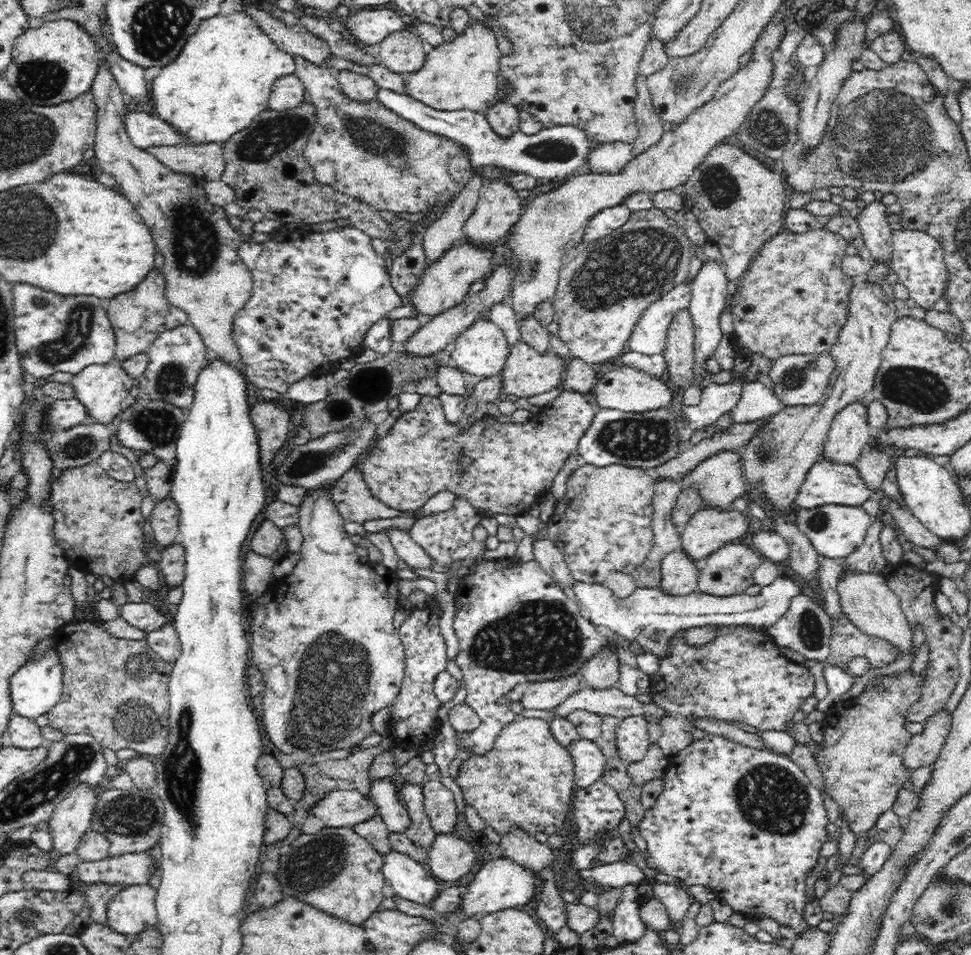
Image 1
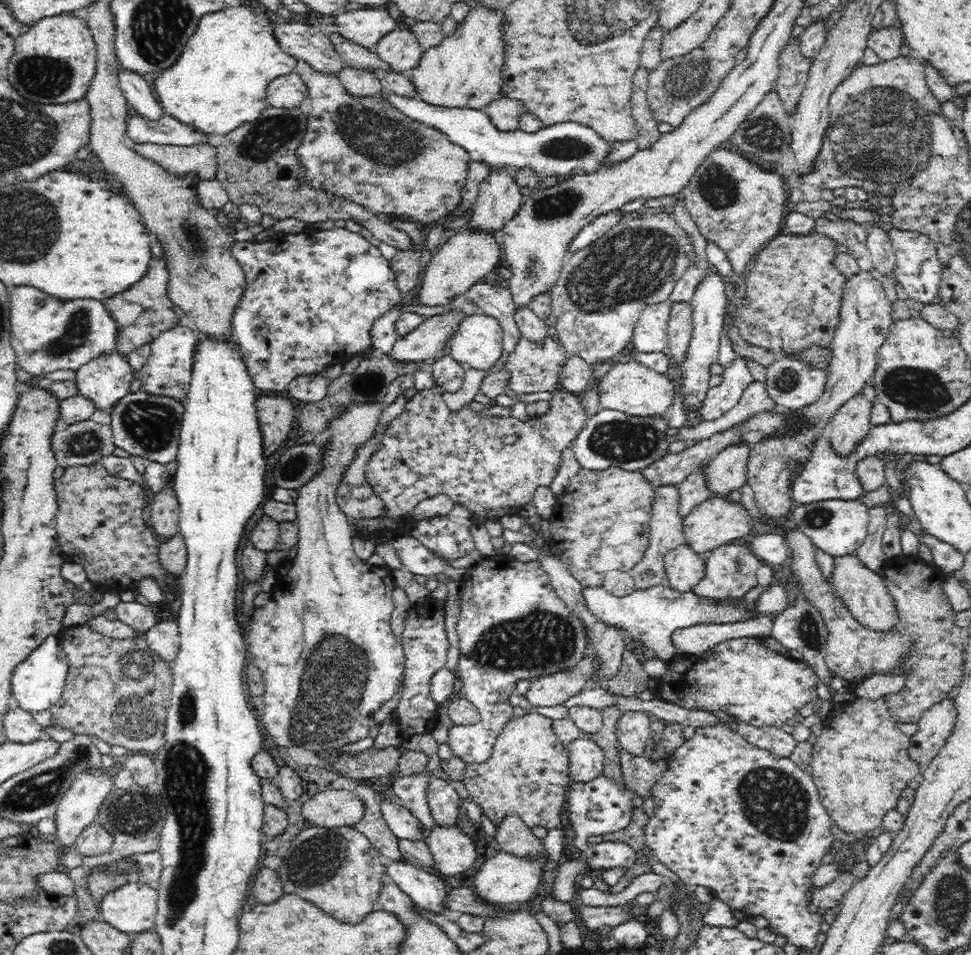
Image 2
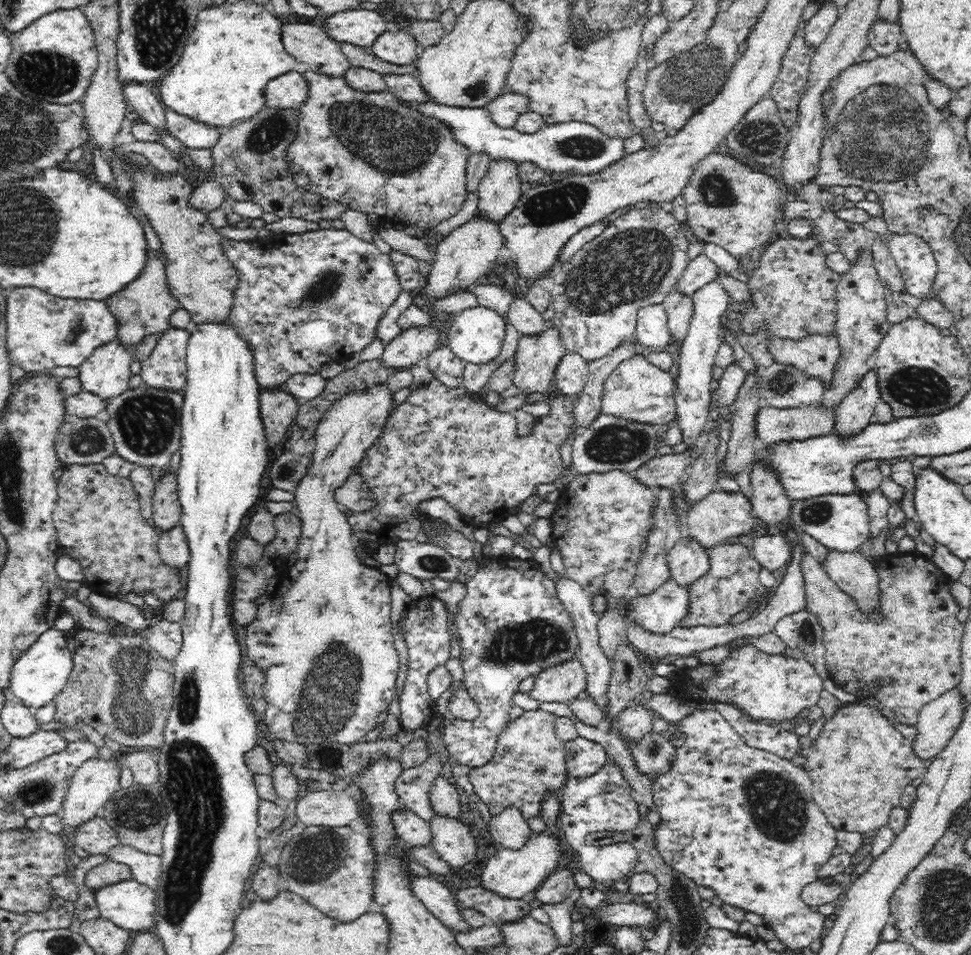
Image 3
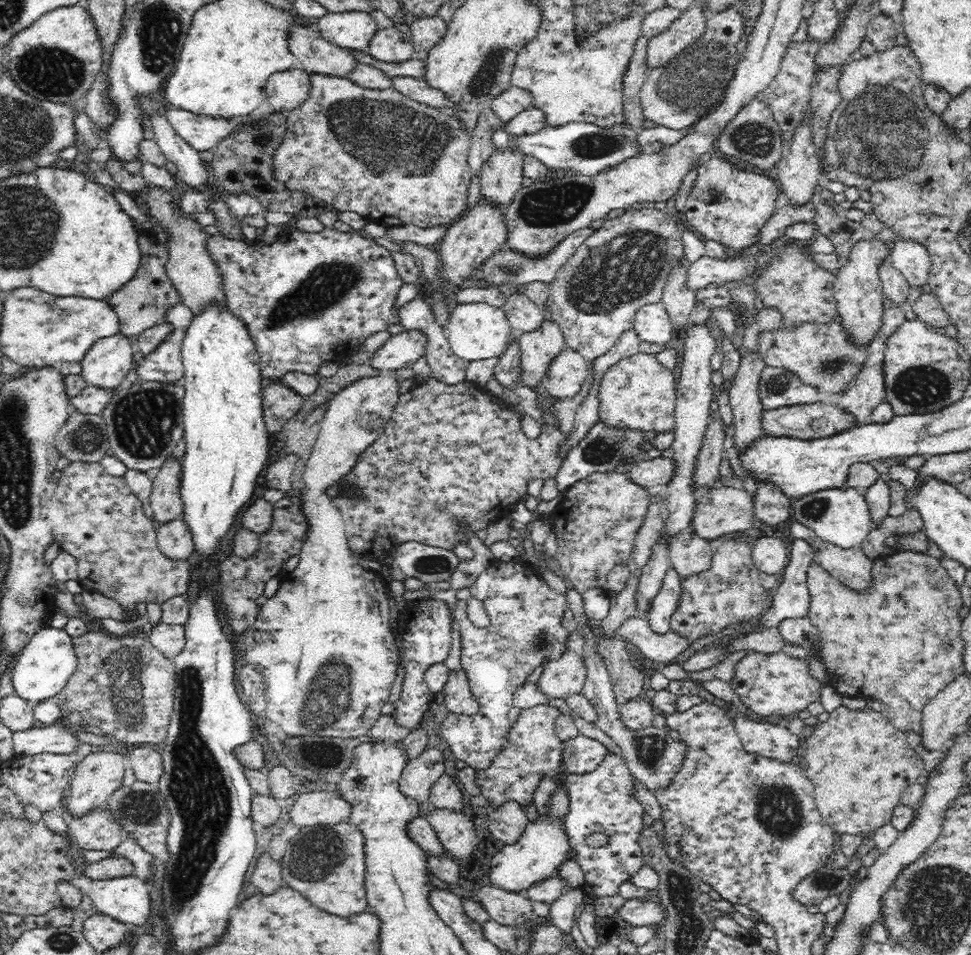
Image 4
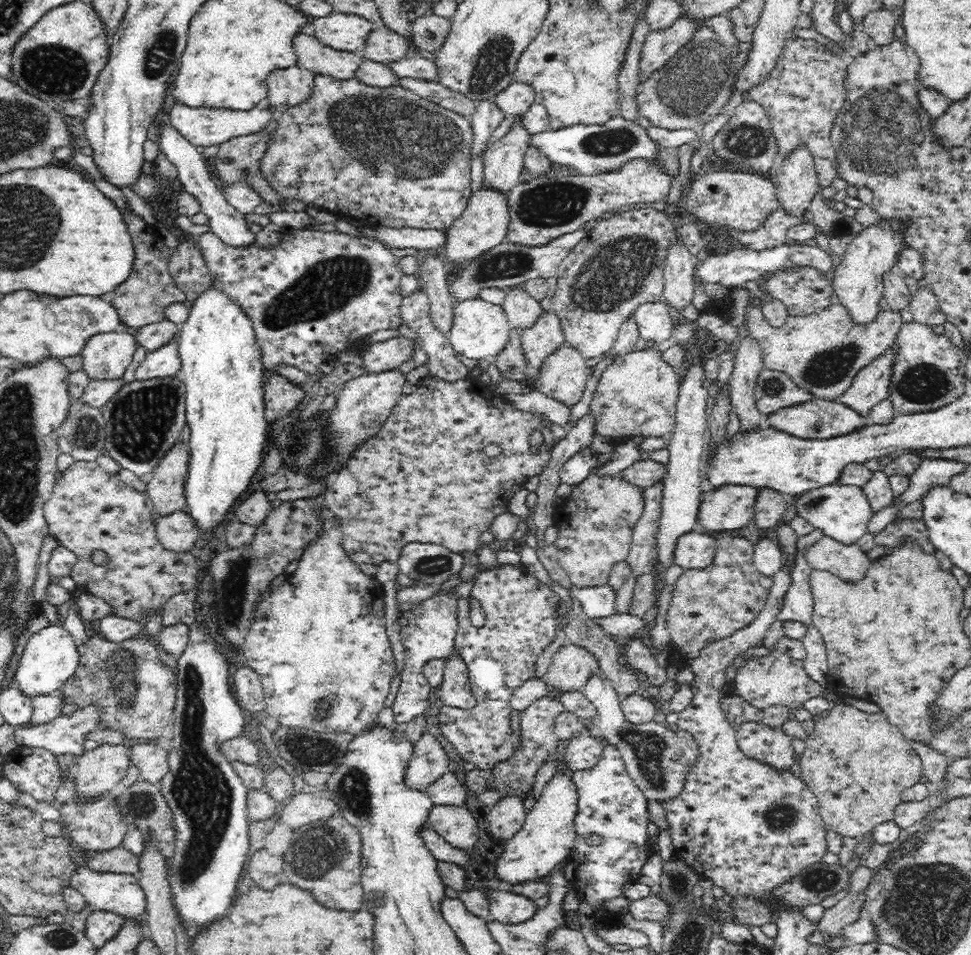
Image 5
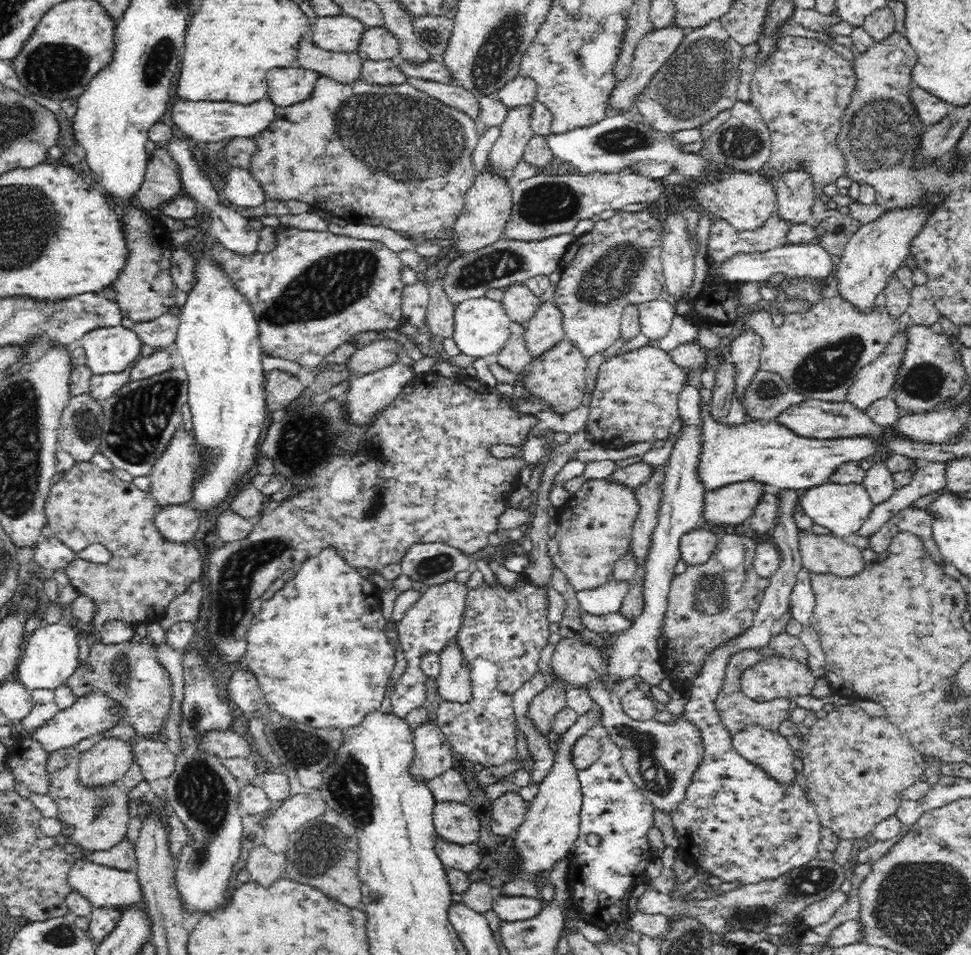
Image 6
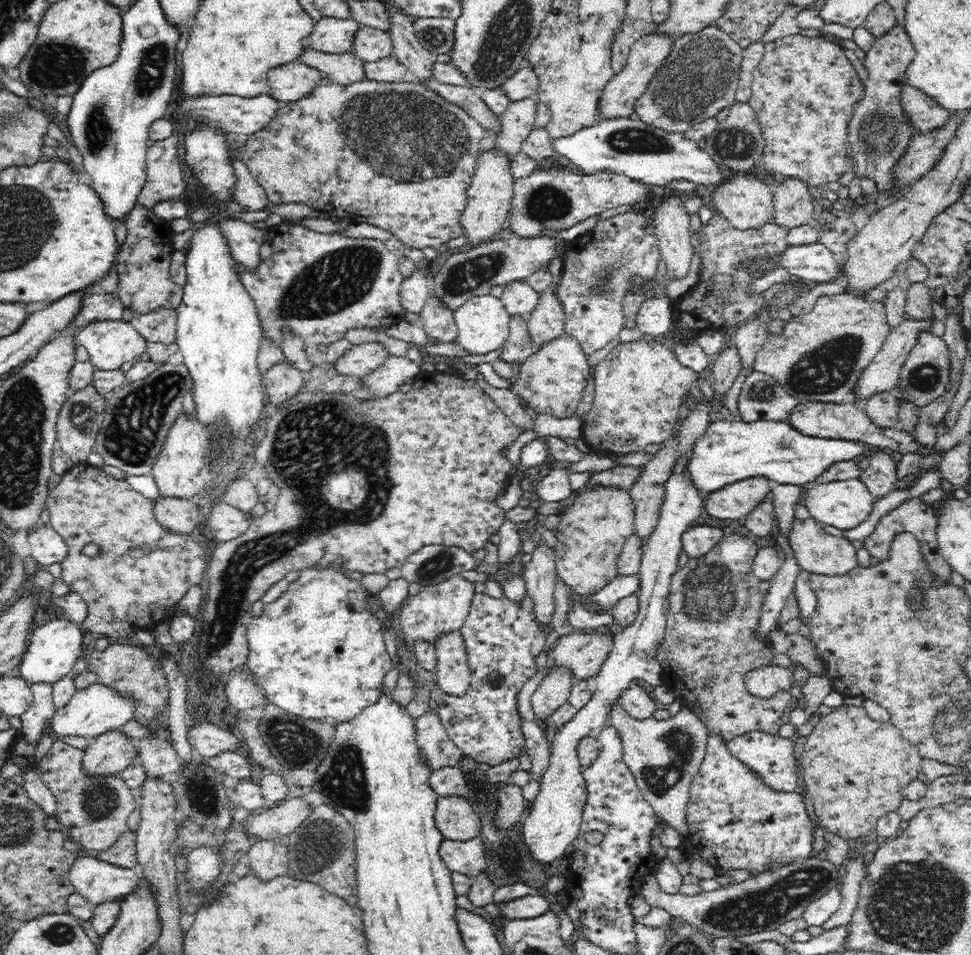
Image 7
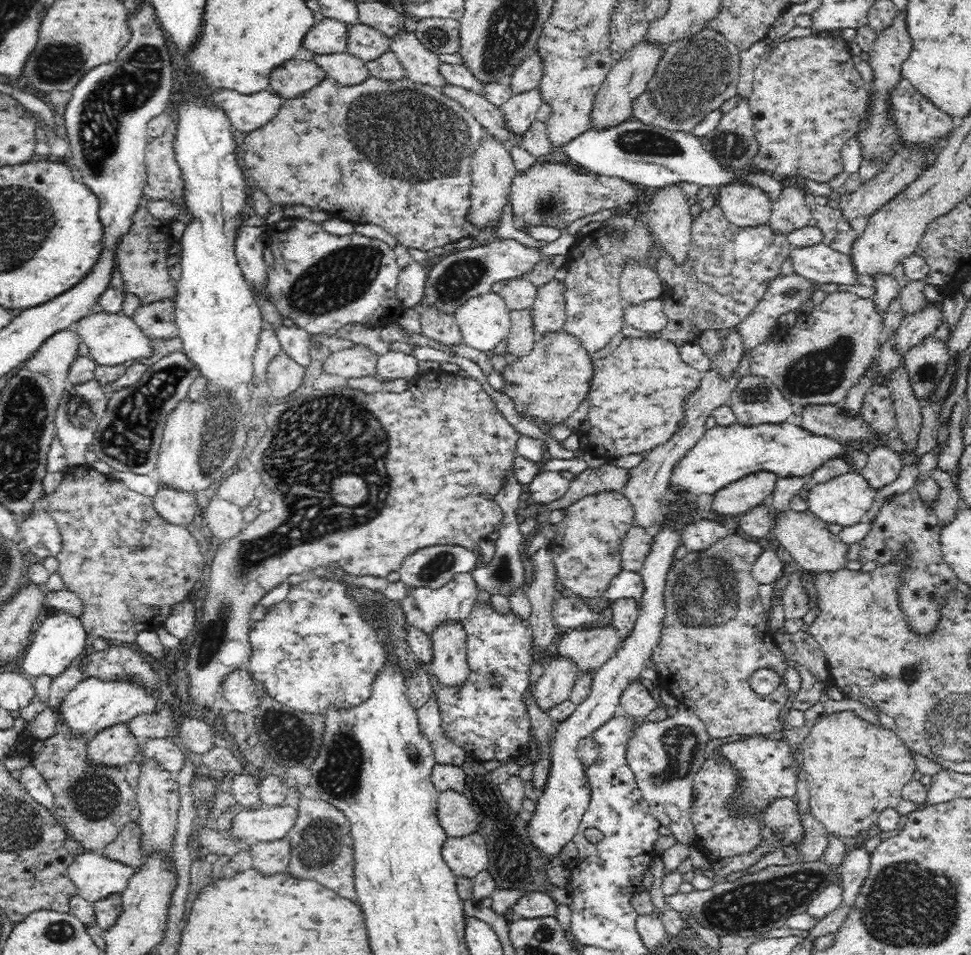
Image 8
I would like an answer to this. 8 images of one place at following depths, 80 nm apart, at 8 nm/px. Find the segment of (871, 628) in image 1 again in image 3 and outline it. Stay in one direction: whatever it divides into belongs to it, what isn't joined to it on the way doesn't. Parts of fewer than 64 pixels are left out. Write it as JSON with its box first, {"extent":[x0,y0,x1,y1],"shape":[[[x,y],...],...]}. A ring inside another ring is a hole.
{"extent":[822,548,880,614],"shape":[[[828,548],[822,566],[829,577],[857,602],[857,606],[865,610],[865,614],[870,614],[874,606],[880,606],[878,573],[860,550],[842,552]]]}

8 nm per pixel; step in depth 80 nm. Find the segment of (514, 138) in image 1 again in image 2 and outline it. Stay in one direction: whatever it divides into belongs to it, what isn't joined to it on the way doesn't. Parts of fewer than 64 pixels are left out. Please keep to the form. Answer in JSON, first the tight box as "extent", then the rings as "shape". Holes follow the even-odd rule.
{"extent":[380,90,614,178],"shape":[[[382,90],[380,92],[382,97],[386,97],[394,107],[398,110],[404,111],[410,118],[417,119],[418,122],[426,122],[429,126],[434,126],[442,131],[449,139],[450,142],[464,147],[474,162],[485,162],[491,169],[508,167],[511,171],[521,168],[531,168],[541,178],[550,176],[564,176],[565,178],[572,176],[574,172],[585,172],[585,174],[593,174],[598,169],[602,168],[602,162],[606,154],[613,152],[614,145],[604,139],[597,133],[593,127],[586,126],[584,123],[578,122],[559,122],[558,124],[542,127],[540,130],[533,133],[526,131],[516,130],[502,131],[498,130],[490,120],[488,114],[483,109],[474,110],[471,108],[458,108],[458,107],[442,107],[434,106],[433,103],[424,102],[416,97],[408,98],[398,96],[394,93]]]}

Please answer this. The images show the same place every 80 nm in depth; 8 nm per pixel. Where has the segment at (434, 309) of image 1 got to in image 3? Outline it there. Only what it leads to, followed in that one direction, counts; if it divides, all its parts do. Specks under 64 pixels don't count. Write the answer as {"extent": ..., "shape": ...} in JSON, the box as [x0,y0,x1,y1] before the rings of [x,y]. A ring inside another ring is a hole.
{"extent":[423,212,504,300],"shape":[[[477,212],[474,219],[450,230],[450,234],[436,246],[436,256],[423,293],[431,300],[446,298],[458,290],[470,289],[480,281],[486,280],[488,270],[496,262],[504,241],[500,223],[488,221]]]}

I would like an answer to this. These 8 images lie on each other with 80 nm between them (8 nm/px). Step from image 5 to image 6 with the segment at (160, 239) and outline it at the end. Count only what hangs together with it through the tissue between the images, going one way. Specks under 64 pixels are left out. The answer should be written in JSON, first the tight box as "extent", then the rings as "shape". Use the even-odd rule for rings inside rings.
{"extent":[112,206,186,322],"shape":[[[129,206],[122,210],[127,250],[122,268],[112,281],[115,300],[121,306],[123,317],[129,317],[134,322],[170,313],[174,307],[181,307],[186,300],[186,291],[180,290],[171,277],[171,259],[174,254],[171,232],[158,216],[150,216],[148,211],[140,206]]]}

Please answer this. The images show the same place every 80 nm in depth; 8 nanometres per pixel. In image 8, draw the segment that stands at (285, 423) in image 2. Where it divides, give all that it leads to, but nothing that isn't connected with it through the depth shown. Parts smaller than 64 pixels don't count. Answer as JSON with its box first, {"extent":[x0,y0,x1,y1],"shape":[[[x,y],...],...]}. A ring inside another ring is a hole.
{"extent":[267,348,305,397],"shape":[[[283,348],[268,362],[267,379],[275,397],[285,397],[302,383],[305,367],[298,364]]]}

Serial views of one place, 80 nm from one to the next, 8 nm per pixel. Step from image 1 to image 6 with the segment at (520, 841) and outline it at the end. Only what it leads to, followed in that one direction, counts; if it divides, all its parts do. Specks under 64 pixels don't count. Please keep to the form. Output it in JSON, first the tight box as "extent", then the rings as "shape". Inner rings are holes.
{"extent":[490,792,526,834],"shape":[[[506,792],[493,801],[490,826],[496,834],[514,834],[524,822],[526,802],[516,792]]]}

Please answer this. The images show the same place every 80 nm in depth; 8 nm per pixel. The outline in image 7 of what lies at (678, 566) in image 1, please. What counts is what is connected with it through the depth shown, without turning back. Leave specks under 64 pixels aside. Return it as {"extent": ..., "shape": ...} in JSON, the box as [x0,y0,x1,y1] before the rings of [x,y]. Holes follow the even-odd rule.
{"extent":[681,525,724,556],"shape":[[[691,525],[681,536],[681,544],[687,556],[702,556],[716,546],[716,543],[724,537],[724,530],[716,526]]]}

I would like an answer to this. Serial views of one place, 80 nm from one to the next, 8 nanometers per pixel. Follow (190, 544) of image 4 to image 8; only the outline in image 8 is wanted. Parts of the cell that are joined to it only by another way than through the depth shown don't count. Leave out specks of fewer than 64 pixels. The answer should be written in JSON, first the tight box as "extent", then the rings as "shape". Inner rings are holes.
{"extent":[152,481,199,525],"shape":[[[163,481],[159,482],[152,499],[158,514],[169,519],[170,522],[188,525],[199,513],[195,493],[174,488]]]}

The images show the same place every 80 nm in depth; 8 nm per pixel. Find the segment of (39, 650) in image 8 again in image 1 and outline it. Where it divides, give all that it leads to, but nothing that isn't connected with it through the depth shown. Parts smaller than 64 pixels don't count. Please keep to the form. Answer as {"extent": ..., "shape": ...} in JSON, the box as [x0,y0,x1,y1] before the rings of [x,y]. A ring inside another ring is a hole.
{"extent":[11,646,64,719],"shape":[[[48,646],[42,655],[36,656],[32,662],[22,666],[11,678],[11,697],[14,714],[35,719],[43,715],[53,707],[58,705],[62,697],[64,686],[64,671],[62,662],[56,647]]]}

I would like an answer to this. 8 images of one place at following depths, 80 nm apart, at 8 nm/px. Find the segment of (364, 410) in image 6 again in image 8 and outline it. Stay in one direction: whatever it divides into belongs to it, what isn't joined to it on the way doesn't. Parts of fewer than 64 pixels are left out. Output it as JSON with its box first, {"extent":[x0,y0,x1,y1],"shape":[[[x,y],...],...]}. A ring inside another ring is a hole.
{"extent":[377,350,420,381],"shape":[[[390,350],[377,355],[377,374],[381,379],[404,378],[414,381],[420,375],[417,367],[419,360],[411,354]]]}

